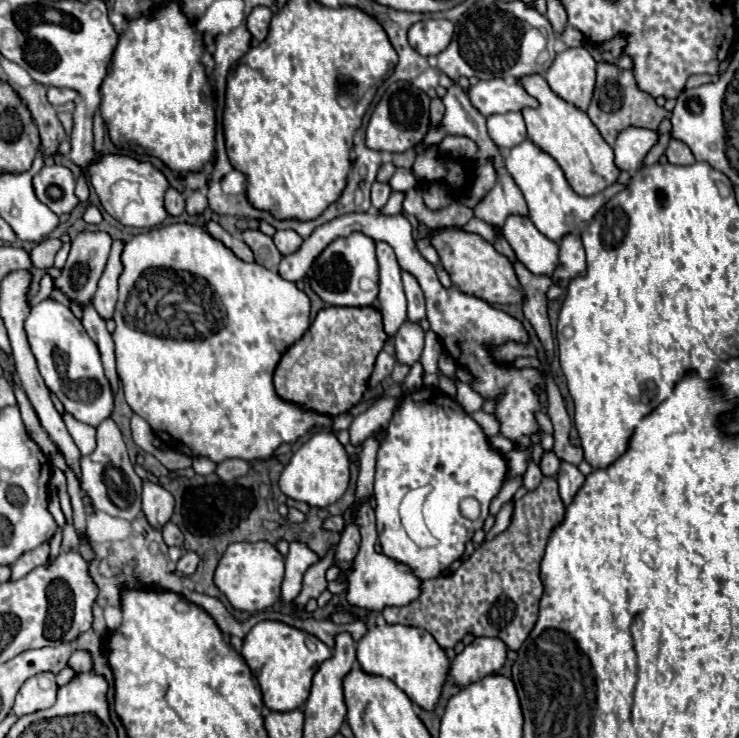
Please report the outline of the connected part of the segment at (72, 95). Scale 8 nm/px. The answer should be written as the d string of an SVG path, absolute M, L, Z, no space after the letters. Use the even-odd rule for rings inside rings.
M48 87L48 101L52 103L57 113L68 111L73 113L78 93L74 89L60 89L60 87Z

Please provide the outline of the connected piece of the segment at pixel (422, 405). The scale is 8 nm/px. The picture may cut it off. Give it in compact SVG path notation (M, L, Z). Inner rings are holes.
M418 389L414 393L408 393L402 397L398 409L394 411L394 417L388 425L388 437L380 443L380 451L378 451L378 461L376 461L376 481L374 481L374 501L376 501L376 527L378 527L378 541L382 545L382 551L396 559L406 563L408 567L412 567L414 575L420 579L434 579L438 577L444 569L450 567L452 561L460 559L466 551L466 543L472 539L474 531L480 529L484 525L484 519L488 517L488 505L494 499L494 495L500 491L504 479L506 479L506 461L504 457L492 449L488 445L486 435L482 433L480 425L454 401L450 399L446 393L442 393L440 389ZM422 485L430 485L430 497L428 497L428 507L426 507L426 521L428 521L428 529L432 531L432 535L438 539L438 545L430 547L430 549L422 549L418 547L412 539L408 539L402 523L400 523L400 515L398 515L398 507L402 497L416 487ZM464 497L474 497L480 501L482 505L482 513L476 521L470 521L466 517L462 517L458 505Z

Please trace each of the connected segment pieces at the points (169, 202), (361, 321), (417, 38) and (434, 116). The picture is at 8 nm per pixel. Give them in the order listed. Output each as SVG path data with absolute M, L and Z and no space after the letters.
M168 189L166 197L164 197L164 207L170 215L178 217L184 213L184 197L176 189Z
M324 307L304 337L282 355L274 373L276 393L324 415L346 413L360 403L374 361L386 341L388 335L384 335L380 311L374 307Z
M426 19L412 25L408 31L410 45L424 57L438 55L448 47L454 35L454 25L448 19Z
M436 97L436 99L432 99L432 103L430 103L430 119L432 119L432 123L438 125L440 119L442 119L442 115L444 115L444 105L442 105L442 99Z

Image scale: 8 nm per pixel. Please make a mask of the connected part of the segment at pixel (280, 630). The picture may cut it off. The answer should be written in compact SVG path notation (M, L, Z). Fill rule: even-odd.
M260 621L244 637L242 657L260 683L264 705L270 711L292 711L300 709L306 703L312 677L318 671L318 667L332 657L332 649L326 647L314 635L308 635L286 623Z

